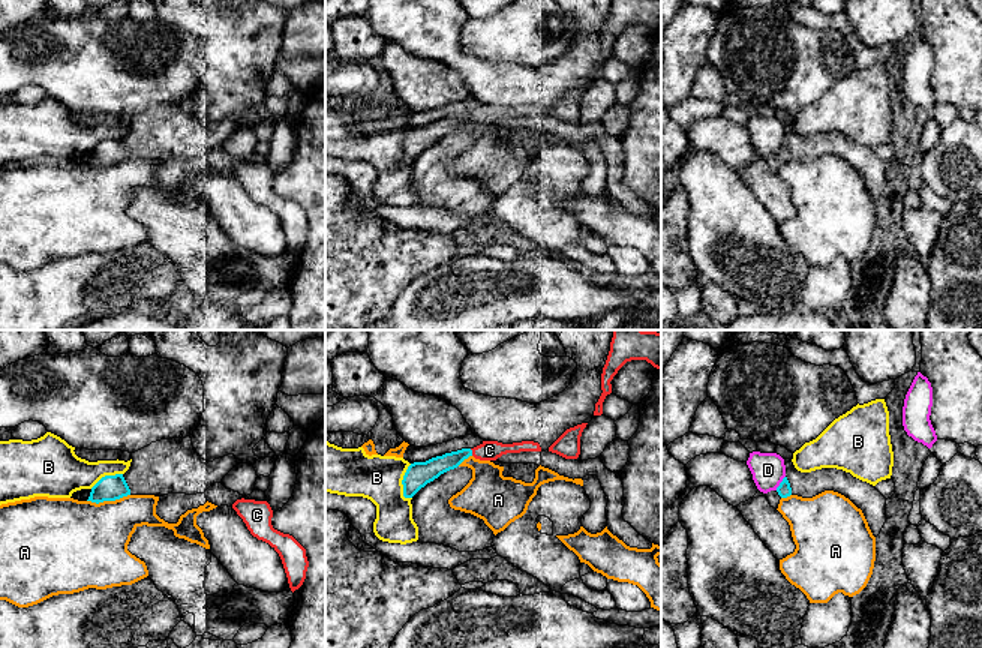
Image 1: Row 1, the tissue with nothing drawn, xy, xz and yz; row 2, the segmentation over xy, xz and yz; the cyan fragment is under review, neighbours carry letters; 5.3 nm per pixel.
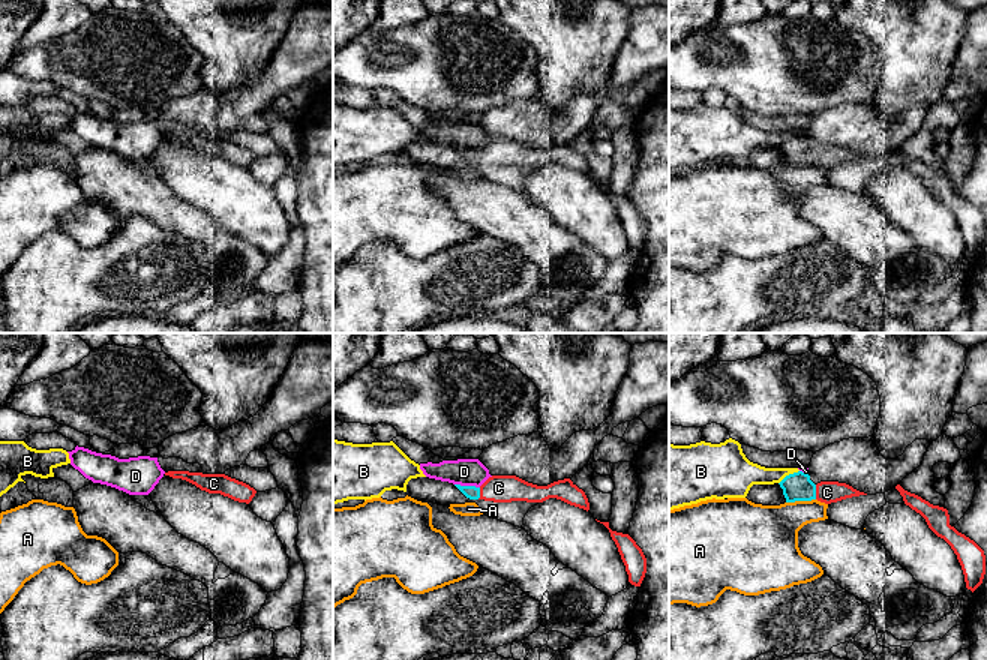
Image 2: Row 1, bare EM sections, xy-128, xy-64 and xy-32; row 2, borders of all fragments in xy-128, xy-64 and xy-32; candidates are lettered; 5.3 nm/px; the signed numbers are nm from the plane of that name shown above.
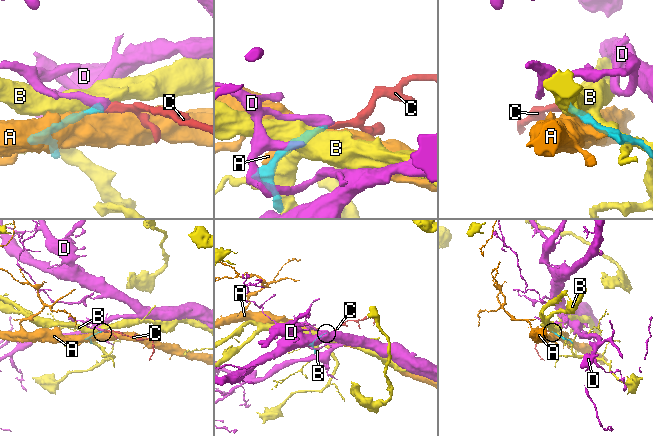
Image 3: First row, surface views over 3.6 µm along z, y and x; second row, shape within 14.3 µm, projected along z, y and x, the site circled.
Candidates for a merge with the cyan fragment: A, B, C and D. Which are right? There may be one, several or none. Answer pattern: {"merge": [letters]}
{"merge": ["C"]}

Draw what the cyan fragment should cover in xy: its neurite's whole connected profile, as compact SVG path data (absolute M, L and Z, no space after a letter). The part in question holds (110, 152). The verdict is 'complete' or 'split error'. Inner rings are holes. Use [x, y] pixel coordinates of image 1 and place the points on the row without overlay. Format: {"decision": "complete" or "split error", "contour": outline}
{"decision": "complete", "contour": "M123 138L105 140L91 152L87 165L99 168L103 165L115 165L127 159L130 159L130 153Z"}

